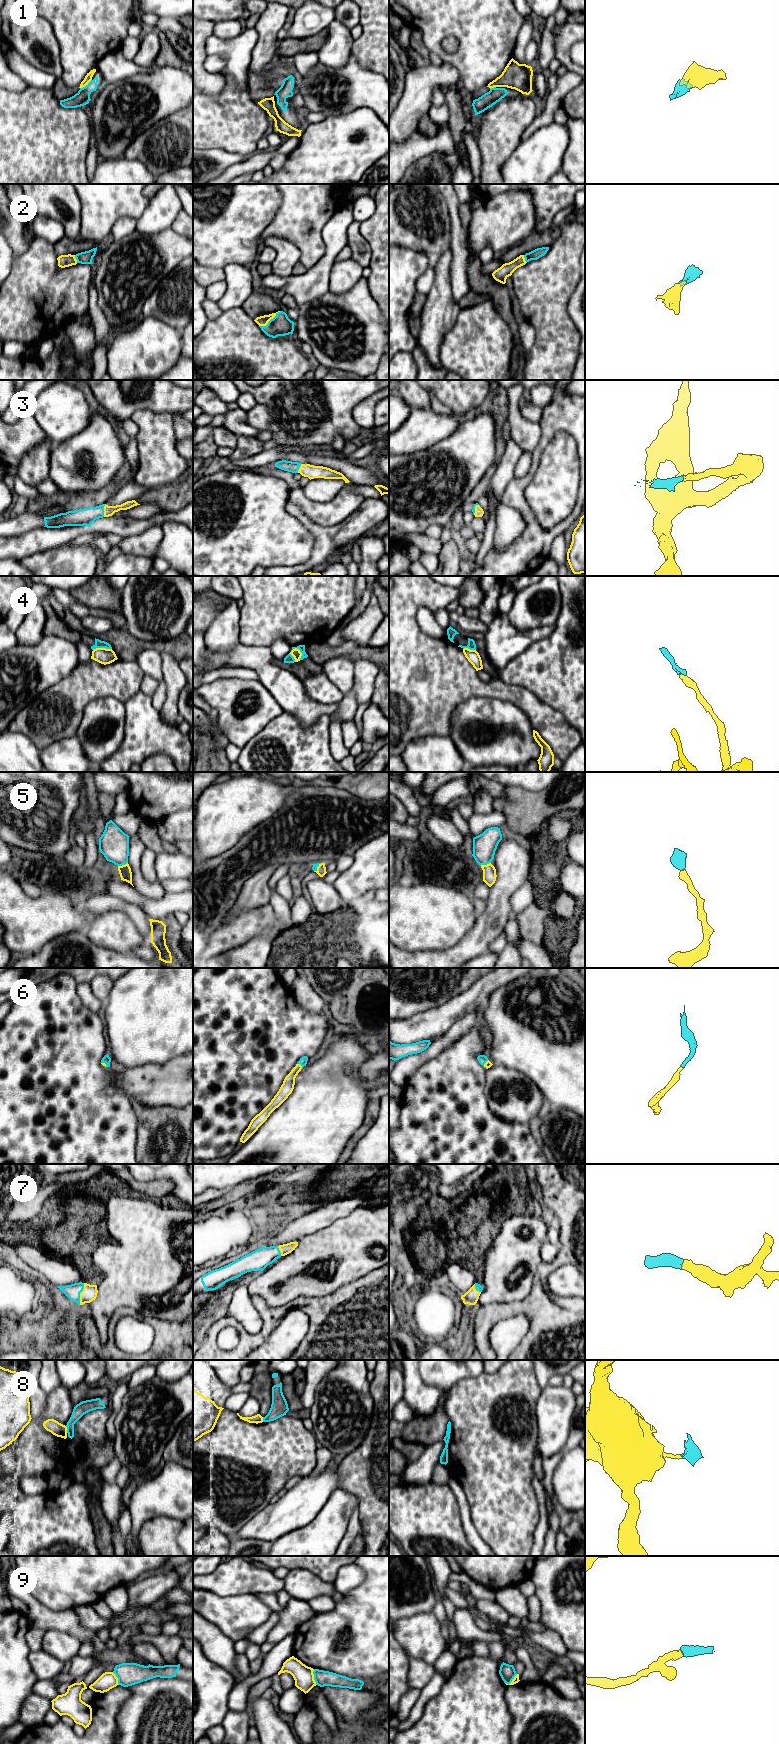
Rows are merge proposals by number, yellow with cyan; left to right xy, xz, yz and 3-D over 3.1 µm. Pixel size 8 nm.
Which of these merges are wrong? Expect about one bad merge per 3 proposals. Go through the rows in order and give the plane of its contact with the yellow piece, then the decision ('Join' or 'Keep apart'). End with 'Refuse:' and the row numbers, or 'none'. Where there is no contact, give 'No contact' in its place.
1: Touches yellow in xy. Keep apart
2: Touches yellow in xz. Join
3: Touches yellow in xy. Join
4: Touches yellow in xy. Keep apart
5: Touches yellow in yz. Join
6: Touches yellow in xz. Join
7: Touches yellow in xy. Join
8: Touches yellow in xy. Keep apart
9: Touches yellow in xz. Keep apart
Refuse: 1, 4, 8, 9

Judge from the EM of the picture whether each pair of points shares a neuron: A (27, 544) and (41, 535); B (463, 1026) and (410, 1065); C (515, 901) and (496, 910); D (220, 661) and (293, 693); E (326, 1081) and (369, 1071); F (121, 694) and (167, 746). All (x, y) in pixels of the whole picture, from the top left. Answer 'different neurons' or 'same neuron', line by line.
A: same neuron
B: same neuron
C: different neurons
D: same neuron
E: different neurons
F: different neurons

